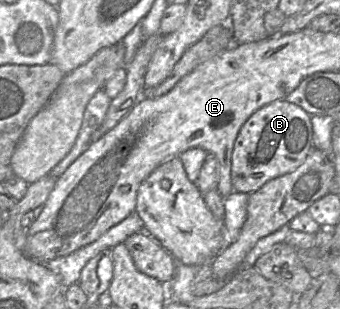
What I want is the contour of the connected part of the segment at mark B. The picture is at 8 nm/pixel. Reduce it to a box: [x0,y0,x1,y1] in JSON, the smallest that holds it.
[231,99,313,193]

